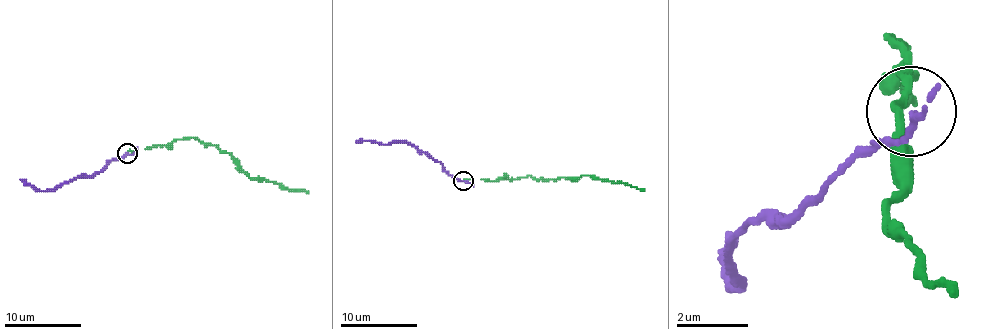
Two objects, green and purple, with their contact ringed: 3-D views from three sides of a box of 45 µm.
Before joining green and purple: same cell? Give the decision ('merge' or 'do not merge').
merge

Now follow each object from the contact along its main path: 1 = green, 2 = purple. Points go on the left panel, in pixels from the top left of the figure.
1: (128, 153), (195, 137), (225, 151), (250, 177), (262, 177), (308, 193)
2: (128, 153), (110, 160), (99, 172), (53, 189), (37, 191), (20, 179)

